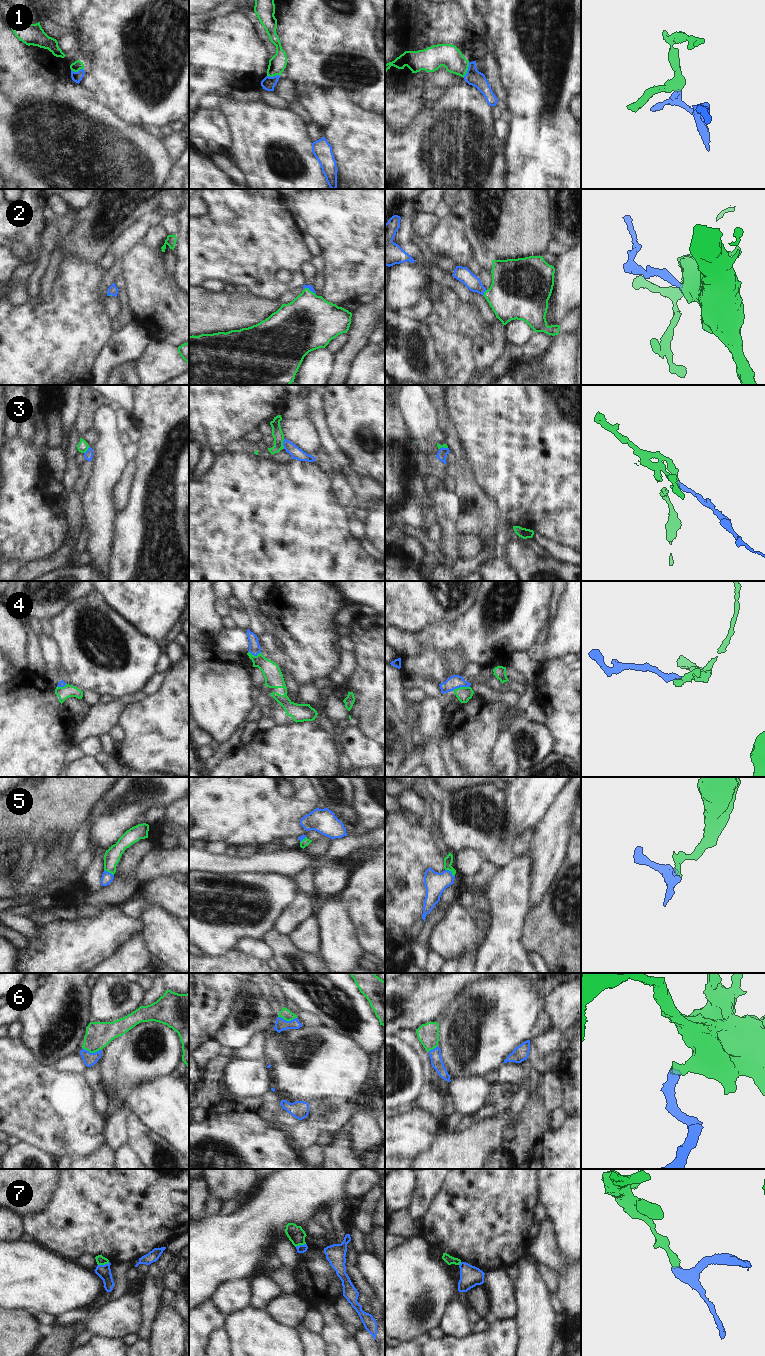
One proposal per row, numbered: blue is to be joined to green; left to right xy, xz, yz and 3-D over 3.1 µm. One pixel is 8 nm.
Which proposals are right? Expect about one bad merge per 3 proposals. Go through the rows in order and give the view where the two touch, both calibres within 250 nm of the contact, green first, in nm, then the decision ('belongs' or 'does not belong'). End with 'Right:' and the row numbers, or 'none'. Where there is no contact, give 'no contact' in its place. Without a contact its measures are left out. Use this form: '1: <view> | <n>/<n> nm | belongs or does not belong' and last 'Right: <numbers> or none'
1: yz | 190/130 nm | does not belong
2: yz | 420/120 nm | belongs
3: xz | 90/100 nm | does not belong
4: yz | 120/110 nm | does not belong
5: yz | 70/180 nm | belongs
6: xy | 220/100 nm | belongs
7: xy | 70/110 nm | does not belong
Right: 2, 5, 6

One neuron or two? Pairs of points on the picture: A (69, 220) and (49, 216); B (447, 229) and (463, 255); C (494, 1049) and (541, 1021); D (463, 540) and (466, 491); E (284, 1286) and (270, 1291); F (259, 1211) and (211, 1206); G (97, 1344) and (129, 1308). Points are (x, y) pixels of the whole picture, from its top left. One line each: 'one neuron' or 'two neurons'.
A: one neuron
B: one neuron
C: two neurons
D: two neurons
E: two neurons
F: two neurons
G: two neurons

